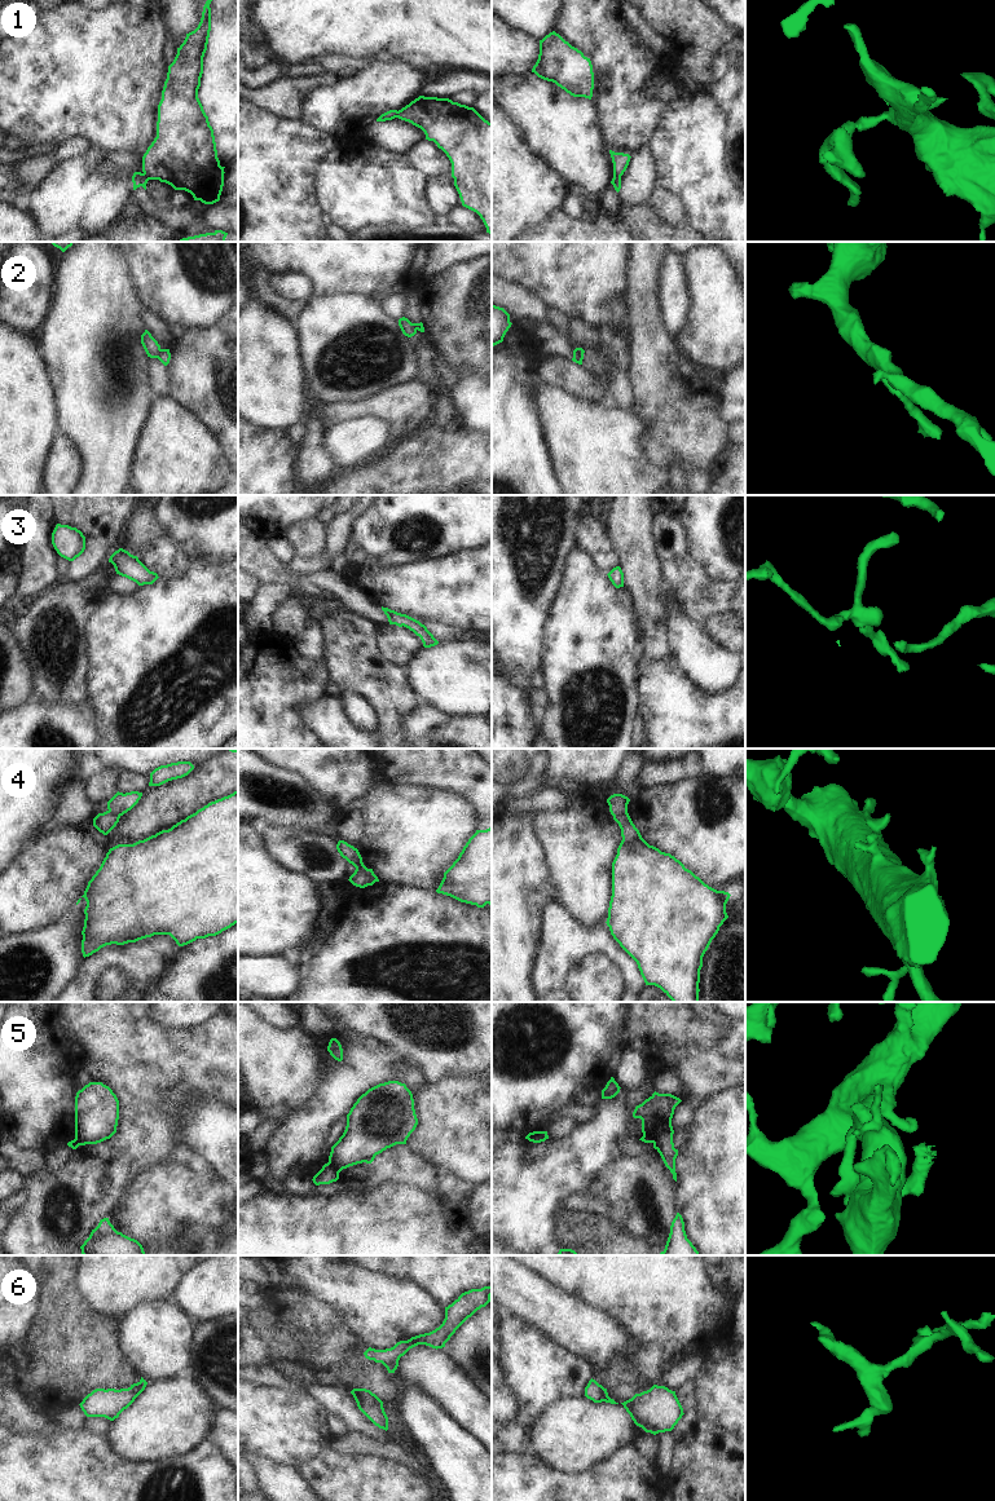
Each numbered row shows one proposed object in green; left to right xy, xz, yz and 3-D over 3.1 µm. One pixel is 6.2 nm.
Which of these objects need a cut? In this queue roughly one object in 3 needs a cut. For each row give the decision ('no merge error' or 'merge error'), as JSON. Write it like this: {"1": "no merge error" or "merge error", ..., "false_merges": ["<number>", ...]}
{"1": "merge error", "2": "merge error", "3": "no merge error", "4": "merge error", "5": "merge error", "6": "no merge error", "false_merges": ["1", "2", "4", "5"]}

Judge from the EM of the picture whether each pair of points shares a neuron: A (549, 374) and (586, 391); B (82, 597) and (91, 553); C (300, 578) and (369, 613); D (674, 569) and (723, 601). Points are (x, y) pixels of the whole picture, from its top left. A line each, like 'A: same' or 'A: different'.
A: same
B: different
C: same
D: same

